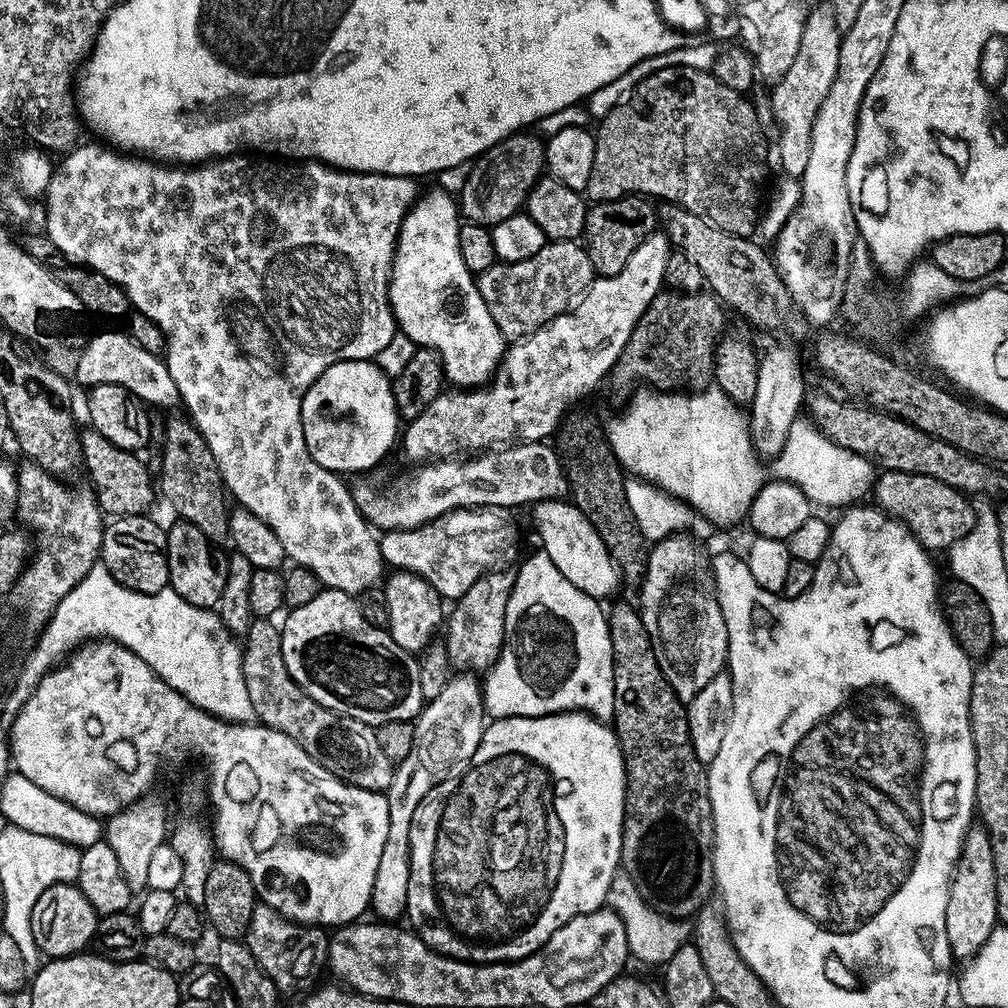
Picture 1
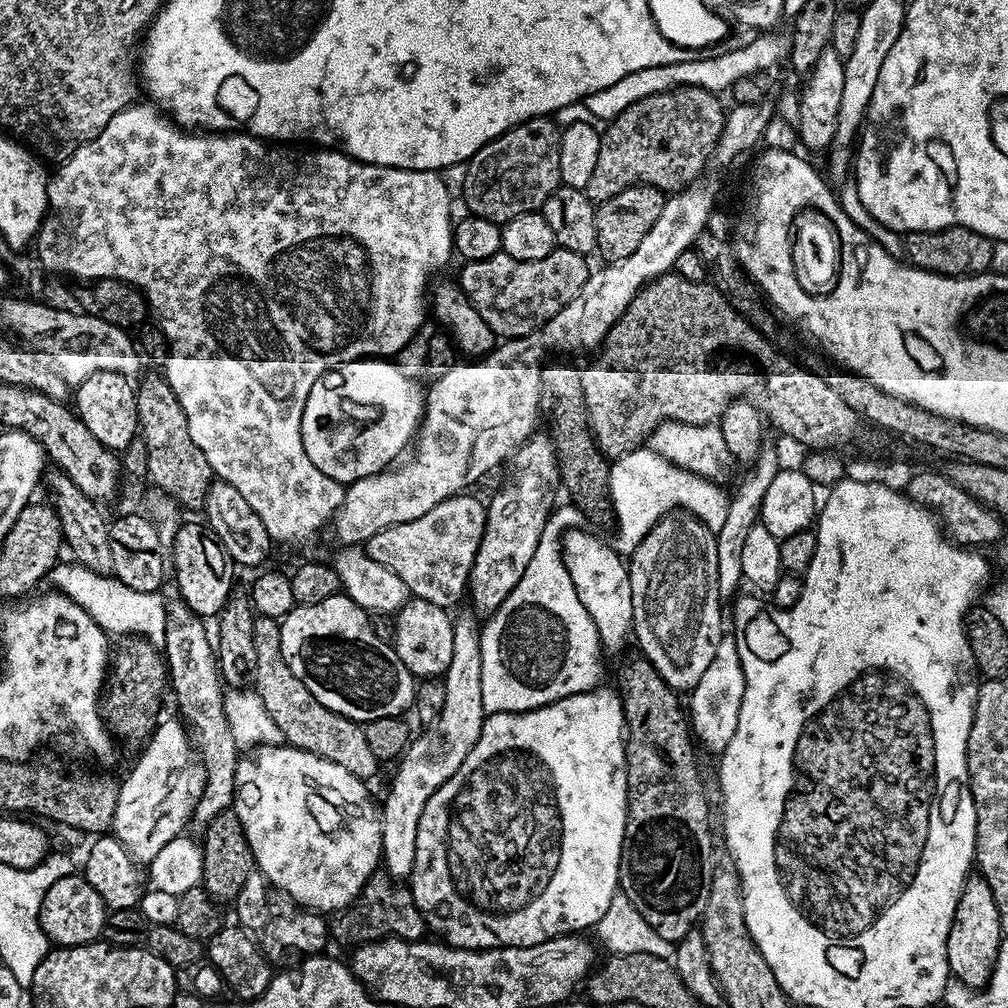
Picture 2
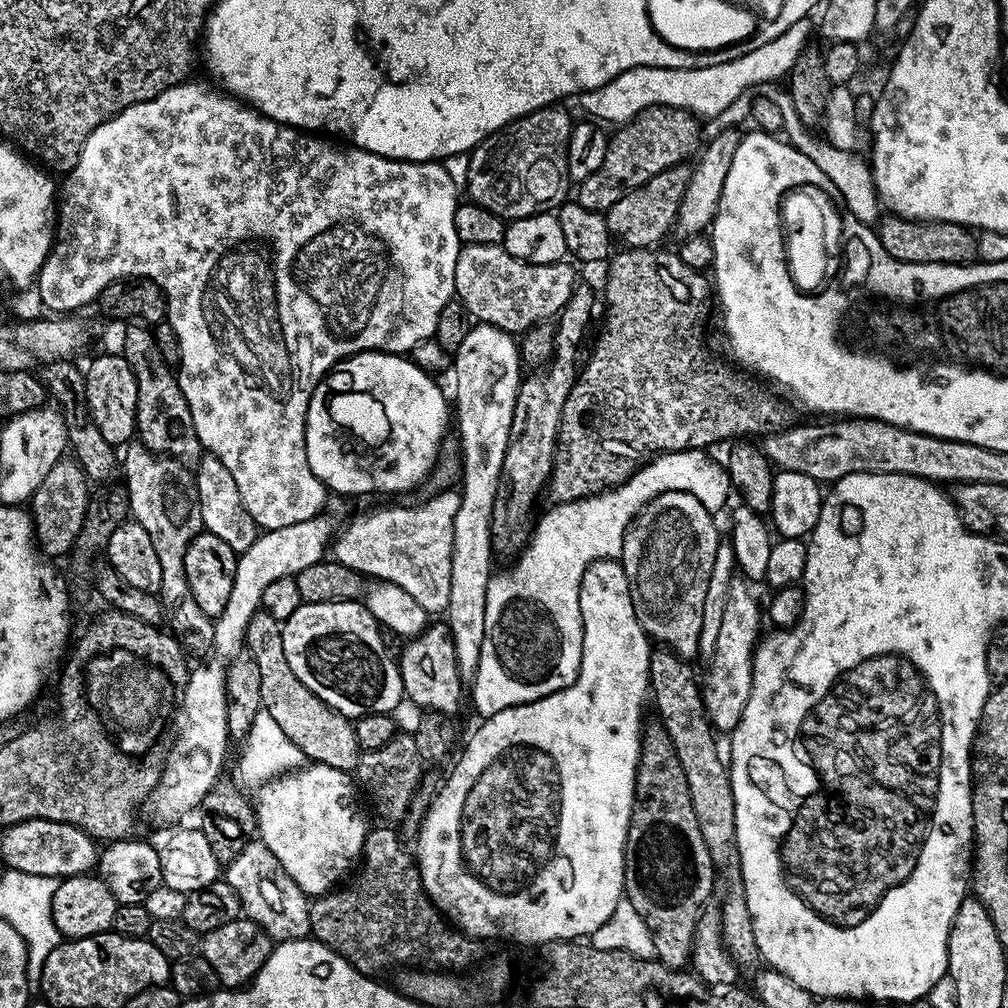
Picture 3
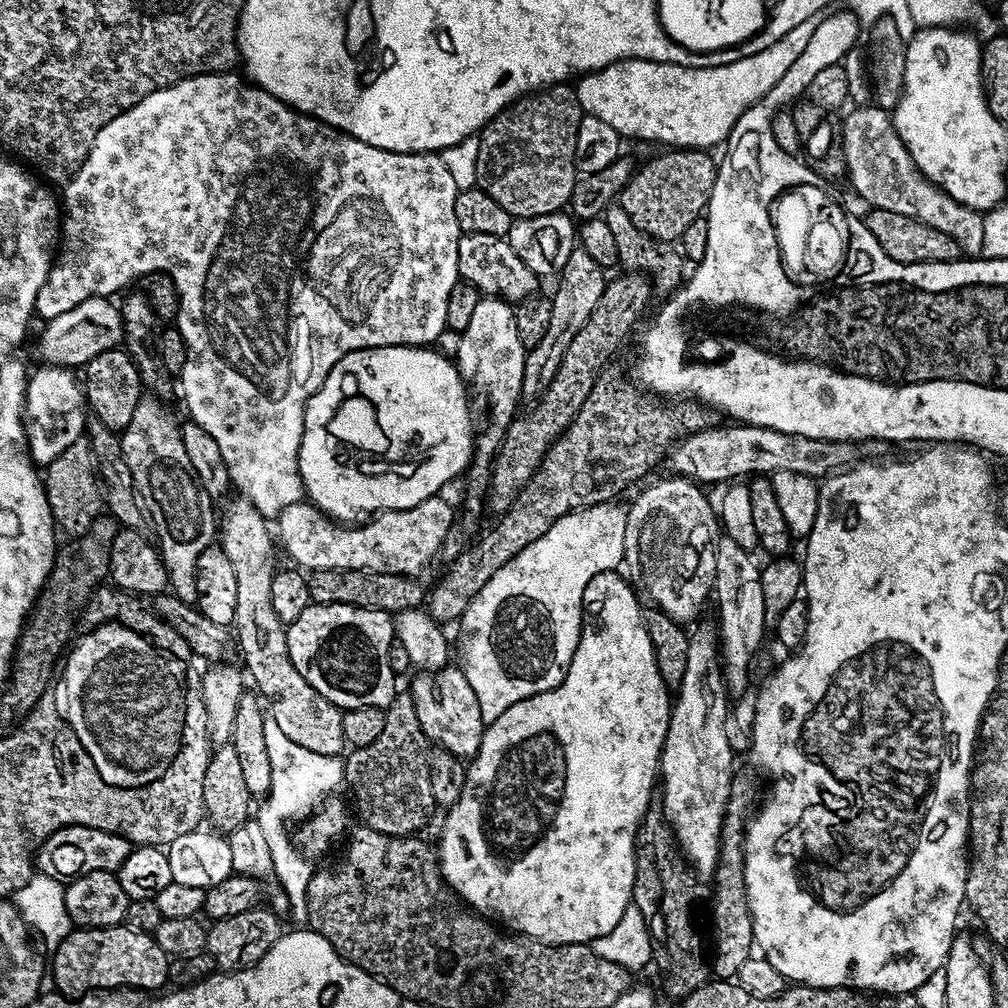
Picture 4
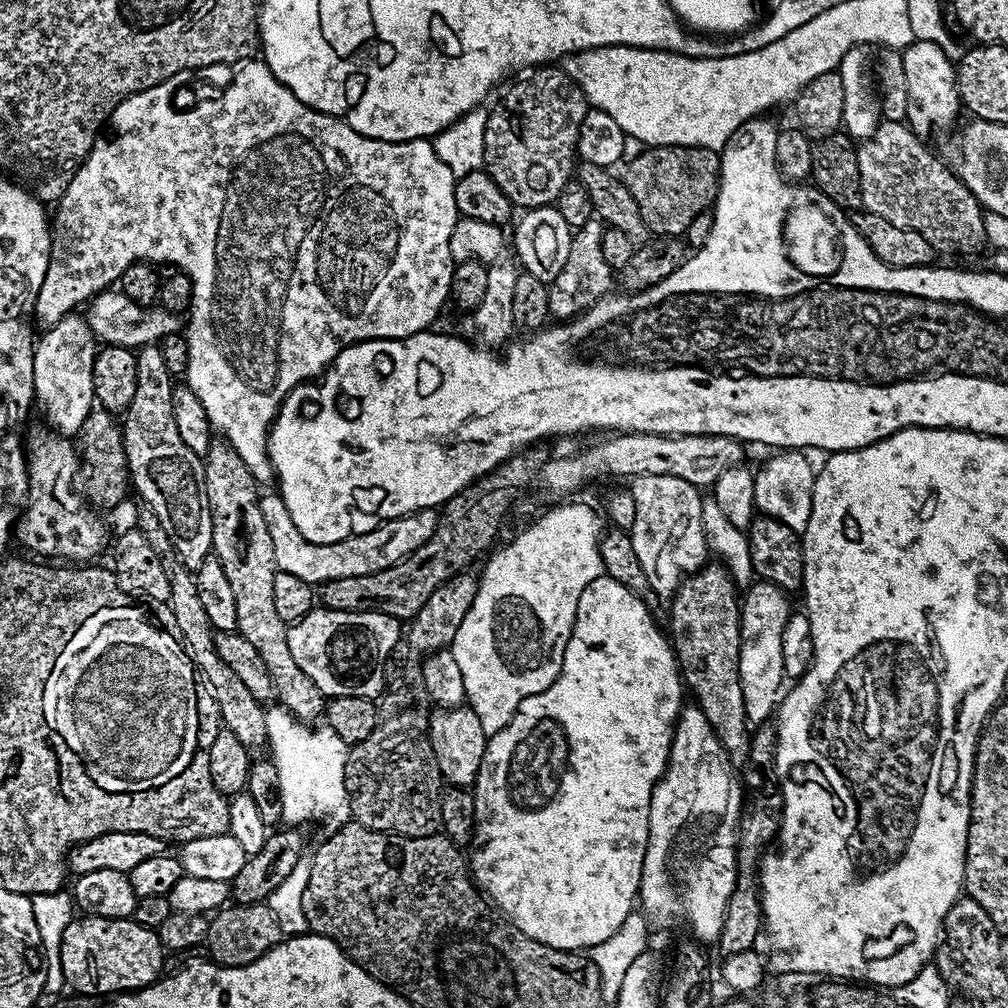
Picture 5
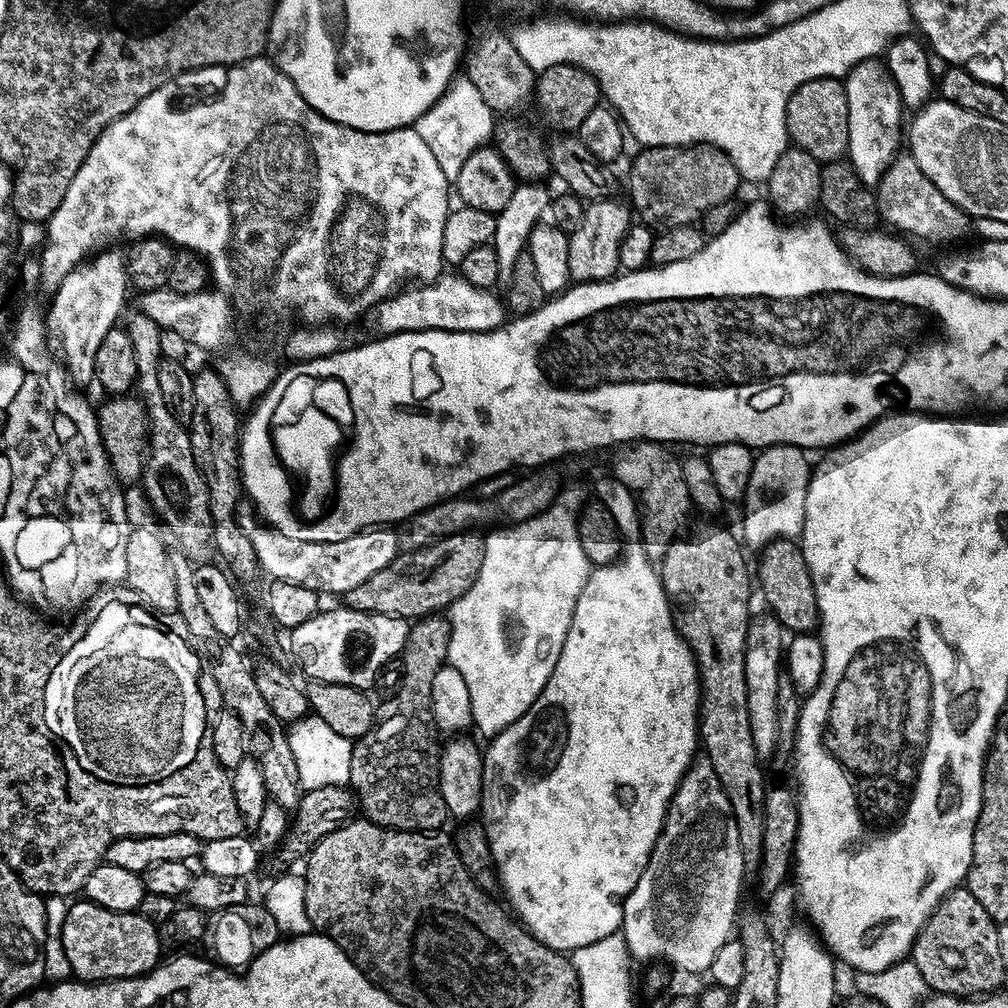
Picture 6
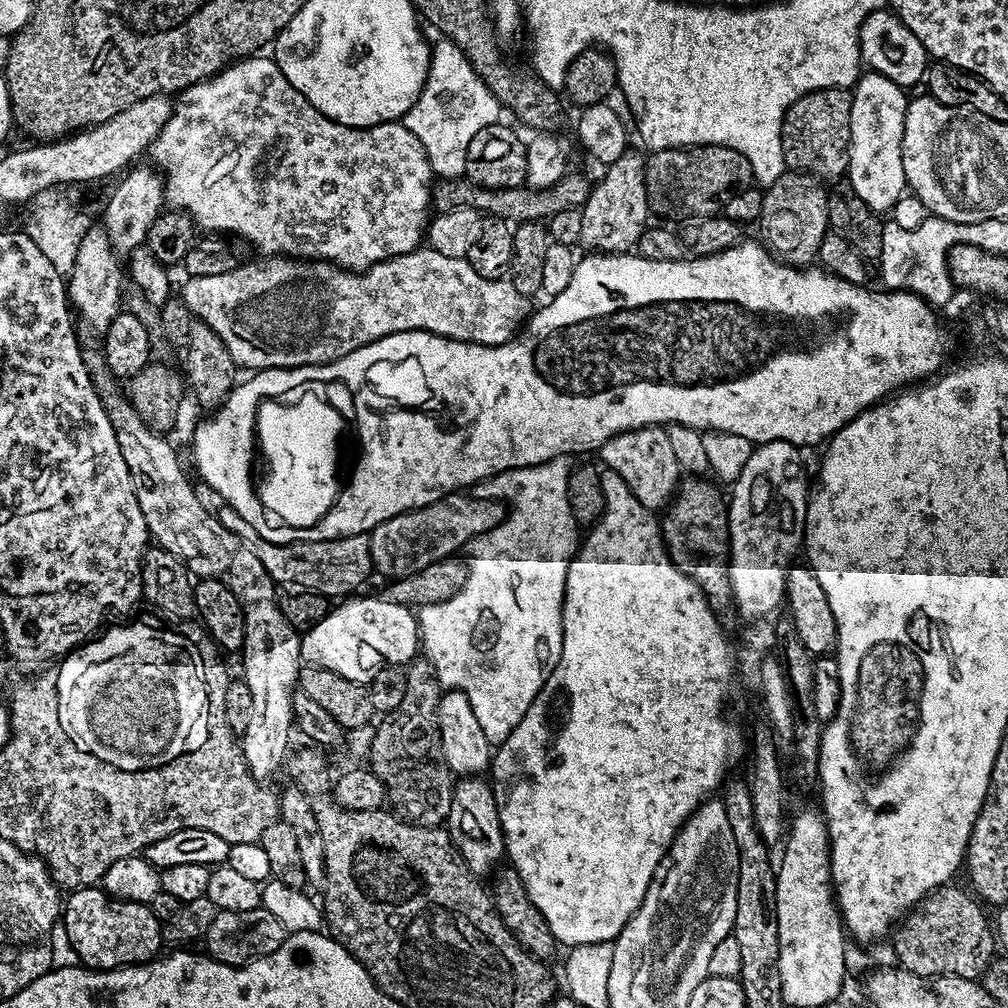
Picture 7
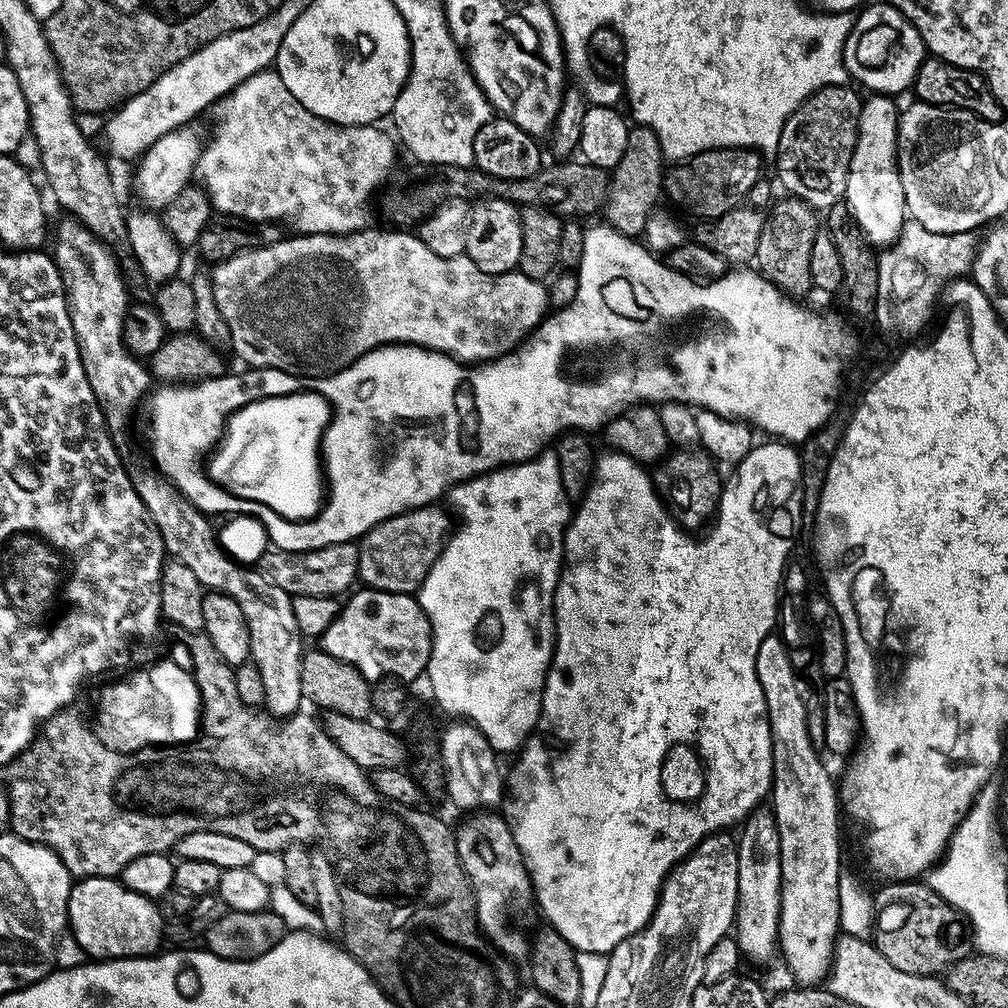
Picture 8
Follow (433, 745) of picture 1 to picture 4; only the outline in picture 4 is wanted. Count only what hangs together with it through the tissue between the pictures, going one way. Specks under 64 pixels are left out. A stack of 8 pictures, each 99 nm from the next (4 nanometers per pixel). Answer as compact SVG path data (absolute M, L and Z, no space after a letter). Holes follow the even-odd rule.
M484 296L470 317L470 326L460 333L458 350L454 357L456 369L465 385L477 388L488 399L488 425L484 433L474 440L472 462L466 473L466 481L472 488L487 489L488 474L500 443L508 429L508 423L515 420L522 401L522 378L524 377L524 357L526 349L518 338L515 328L516 309L509 301L499 296Z

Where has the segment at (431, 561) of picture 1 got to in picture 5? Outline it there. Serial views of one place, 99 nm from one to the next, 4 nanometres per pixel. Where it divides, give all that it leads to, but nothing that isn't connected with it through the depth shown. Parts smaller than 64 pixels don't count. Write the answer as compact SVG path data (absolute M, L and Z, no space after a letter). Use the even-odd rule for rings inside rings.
M267 494L260 497L262 518L266 518L266 526L270 530L270 538L274 542L274 558L279 571L295 574L306 583L319 586L334 578L350 578L358 574L374 574L378 570L386 570L394 566L402 558L406 558L418 546L422 546L434 534L438 512L435 508L420 508L406 516L395 516L393 520L385 520L373 532L364 532L347 536L342 542L333 544L315 544L306 538L294 526L290 518L290 510L283 496Z

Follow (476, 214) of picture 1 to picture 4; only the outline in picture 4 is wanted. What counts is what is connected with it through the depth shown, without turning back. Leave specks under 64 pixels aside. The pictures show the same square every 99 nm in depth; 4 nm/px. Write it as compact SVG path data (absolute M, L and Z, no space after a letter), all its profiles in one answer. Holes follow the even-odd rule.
M571 83L549 84L539 92L529 92L519 100L502 109L479 133L478 187L490 194L502 210L514 218L534 218L538 215L559 213L569 207L572 191L578 183L574 146L578 142L578 126L581 118L580 103L575 87Z

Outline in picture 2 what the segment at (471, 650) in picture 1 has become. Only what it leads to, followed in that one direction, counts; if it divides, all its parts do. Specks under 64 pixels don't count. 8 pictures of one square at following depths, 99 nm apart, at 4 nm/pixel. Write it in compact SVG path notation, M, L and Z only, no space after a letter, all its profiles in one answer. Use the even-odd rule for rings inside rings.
M537 430L521 448L510 457L510 465L516 473L486 504L488 518L484 523L484 533L474 558L472 572L468 575L467 599L472 599L471 611L477 617L487 618L496 613L496 607L522 582L534 550L538 550L540 535L546 530L546 522L557 507L556 488L561 487L560 463L556 461L556 448L551 435Z

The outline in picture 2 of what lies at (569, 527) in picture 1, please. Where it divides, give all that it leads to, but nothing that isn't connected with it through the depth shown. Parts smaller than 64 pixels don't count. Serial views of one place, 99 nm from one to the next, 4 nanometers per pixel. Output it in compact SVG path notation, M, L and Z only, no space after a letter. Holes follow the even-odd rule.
M583 527L570 528L563 533L560 550L564 554L564 565L568 568L570 582L586 606L586 614L594 618L594 626L605 649L620 648L629 643L632 632L632 595L628 566L623 555L611 543L603 544L596 536L583 532Z

